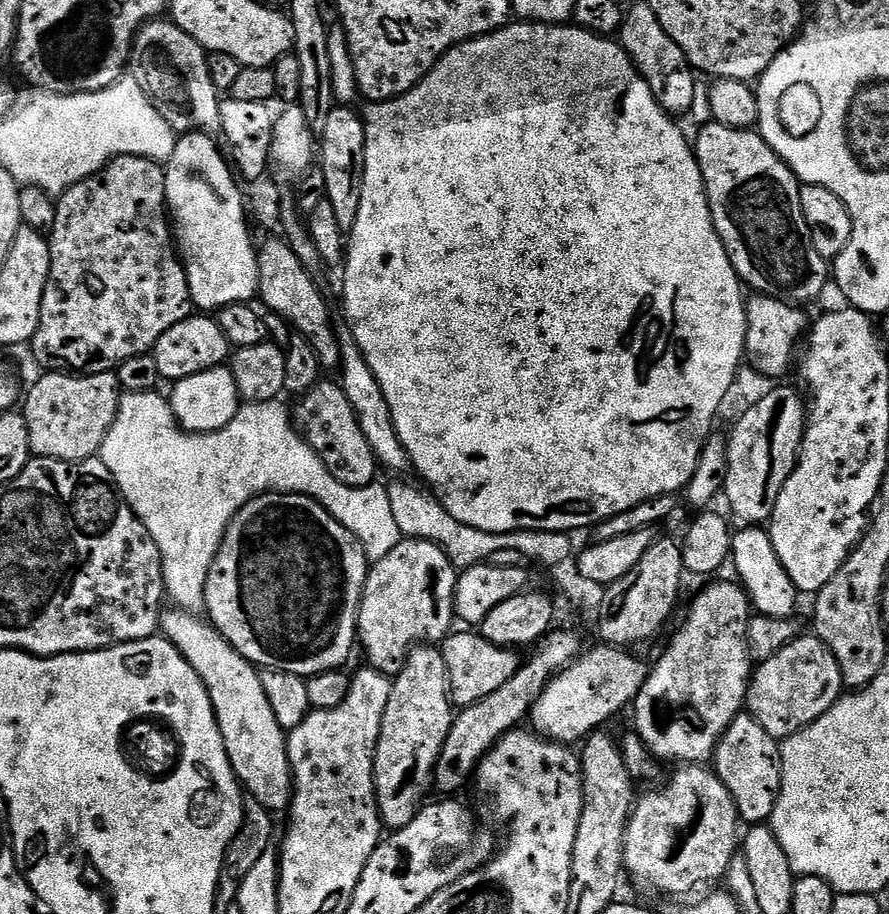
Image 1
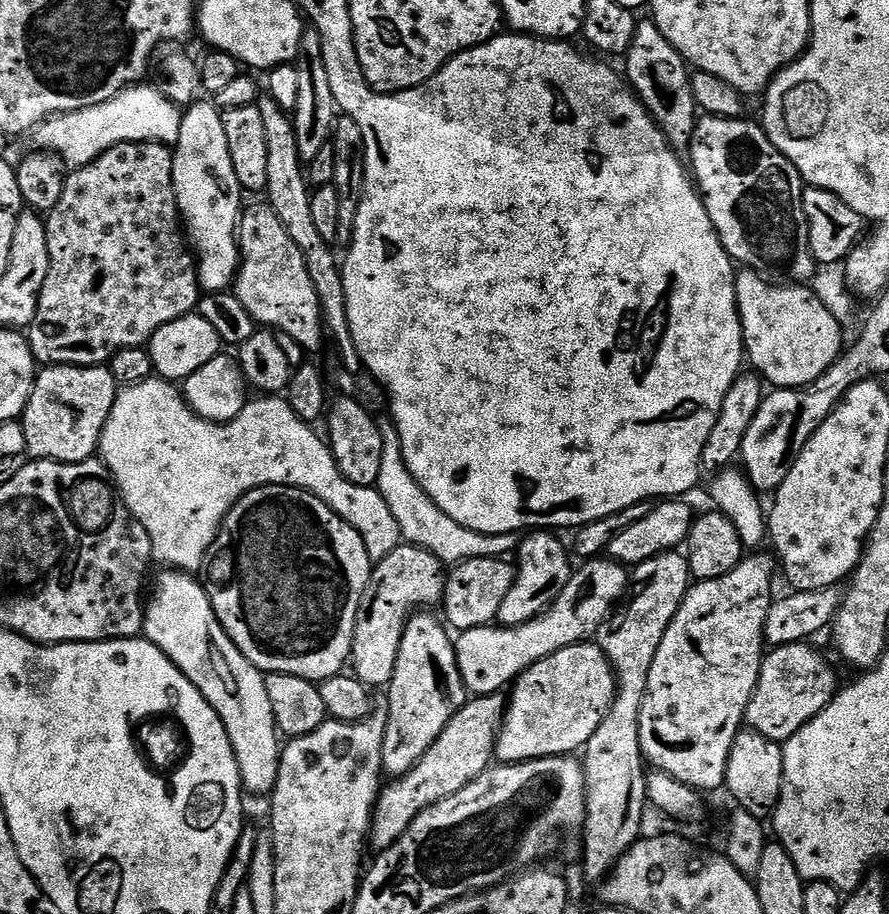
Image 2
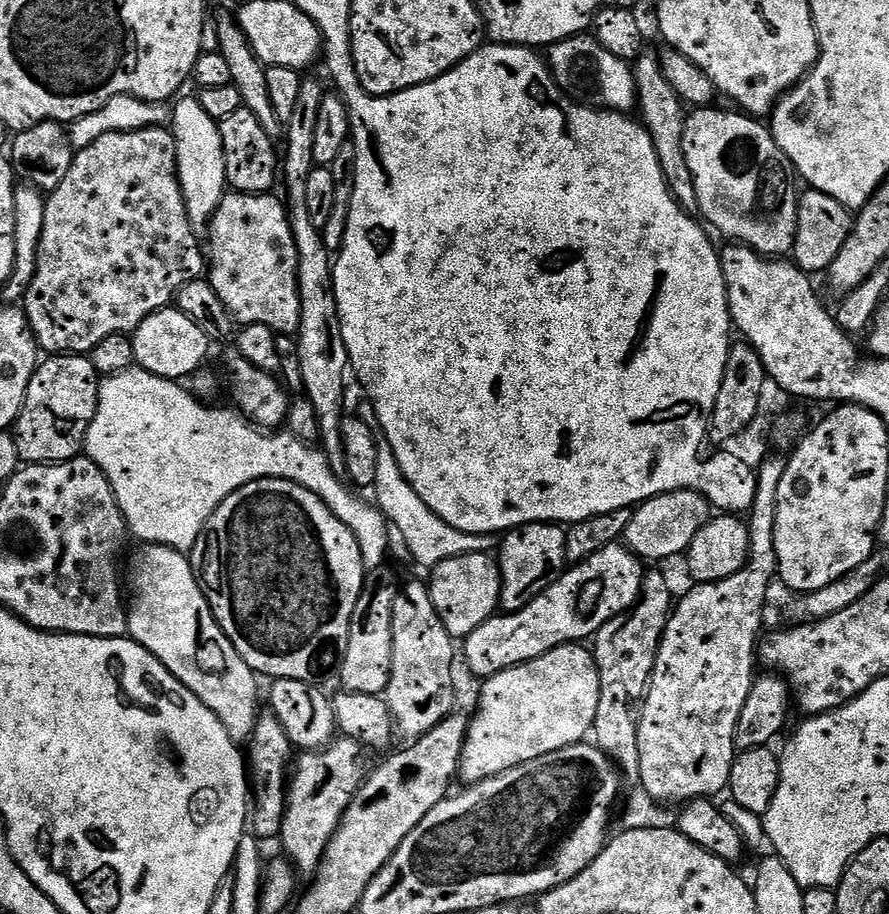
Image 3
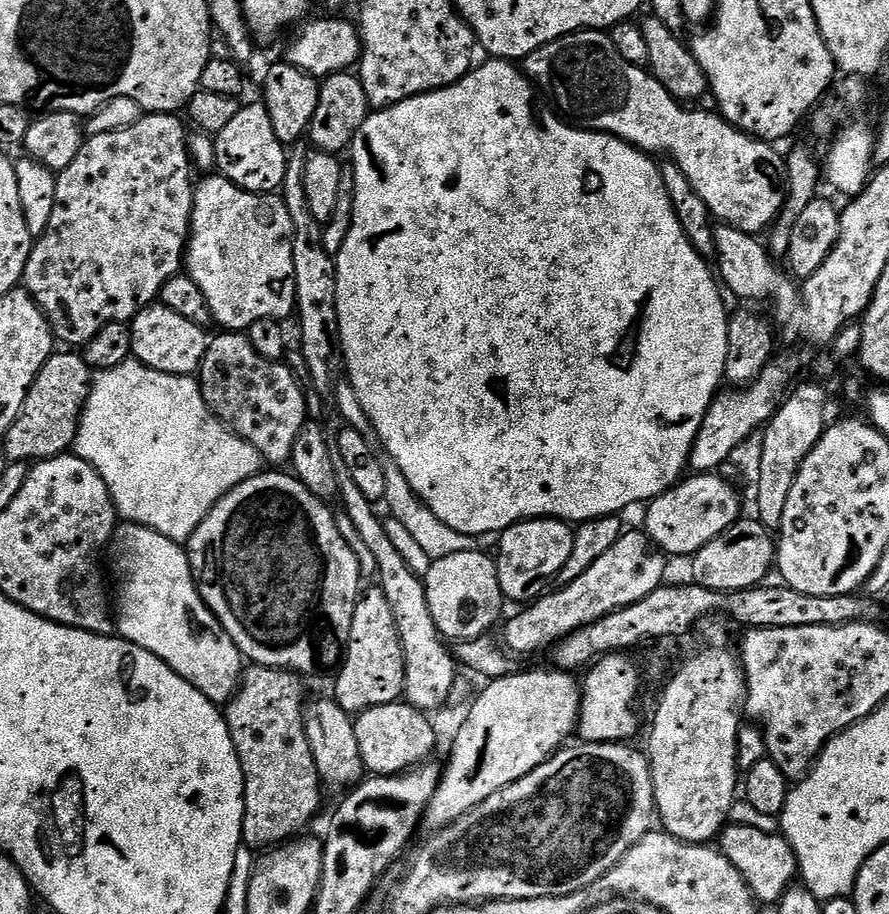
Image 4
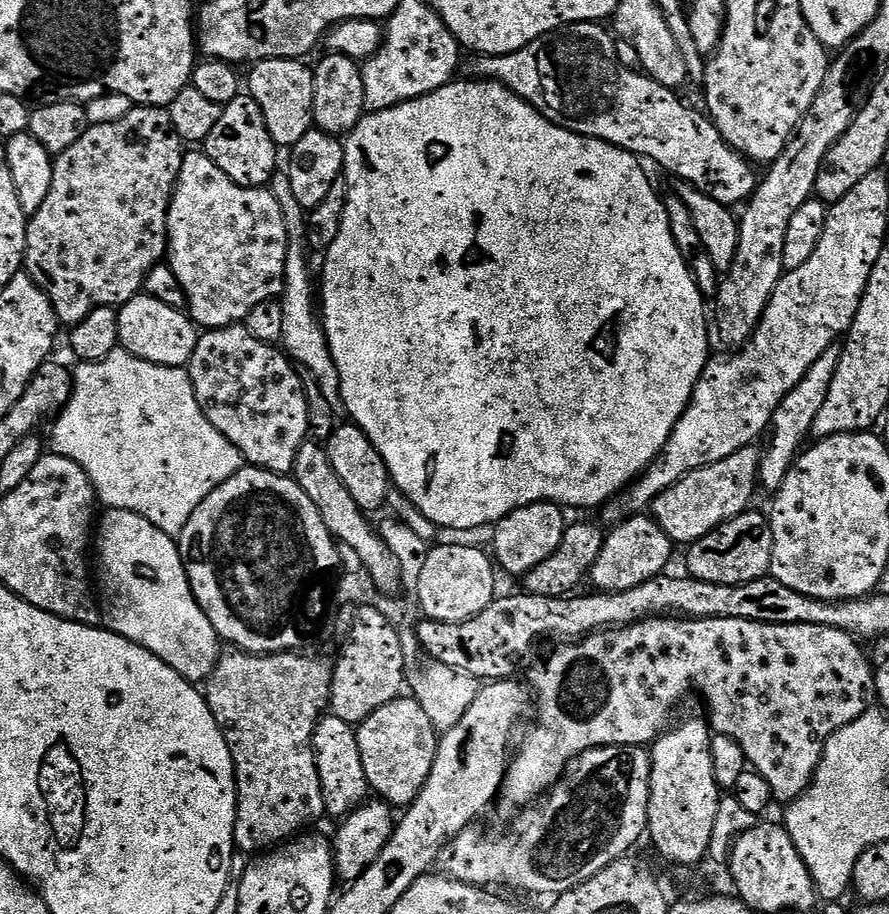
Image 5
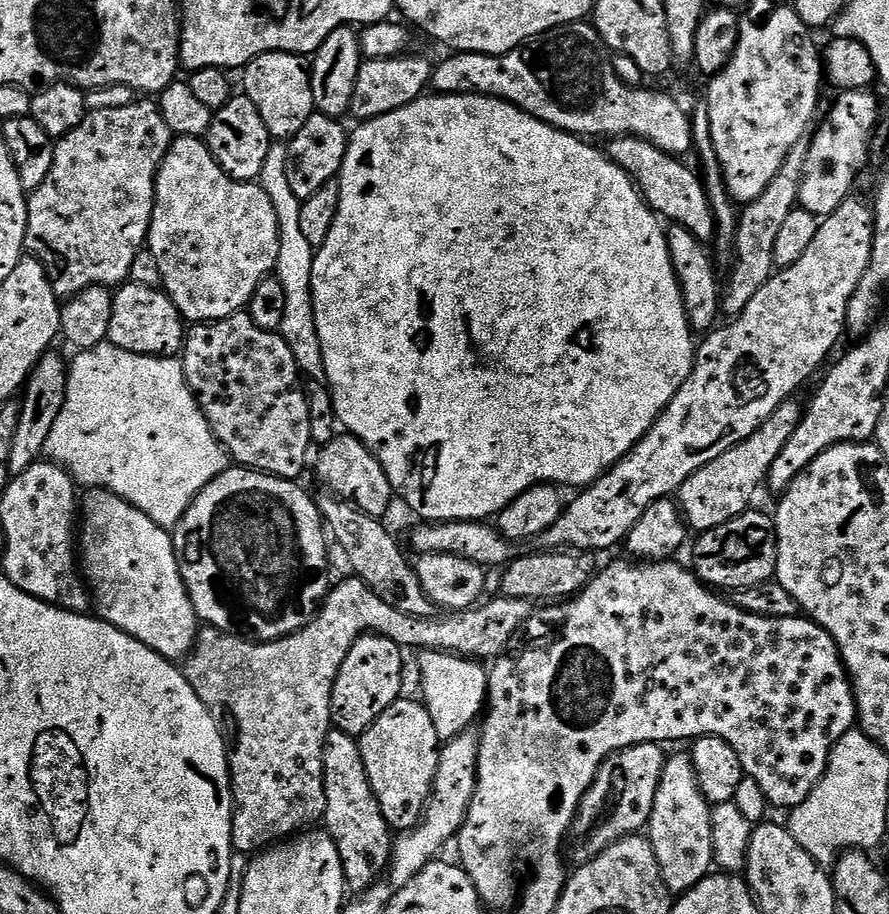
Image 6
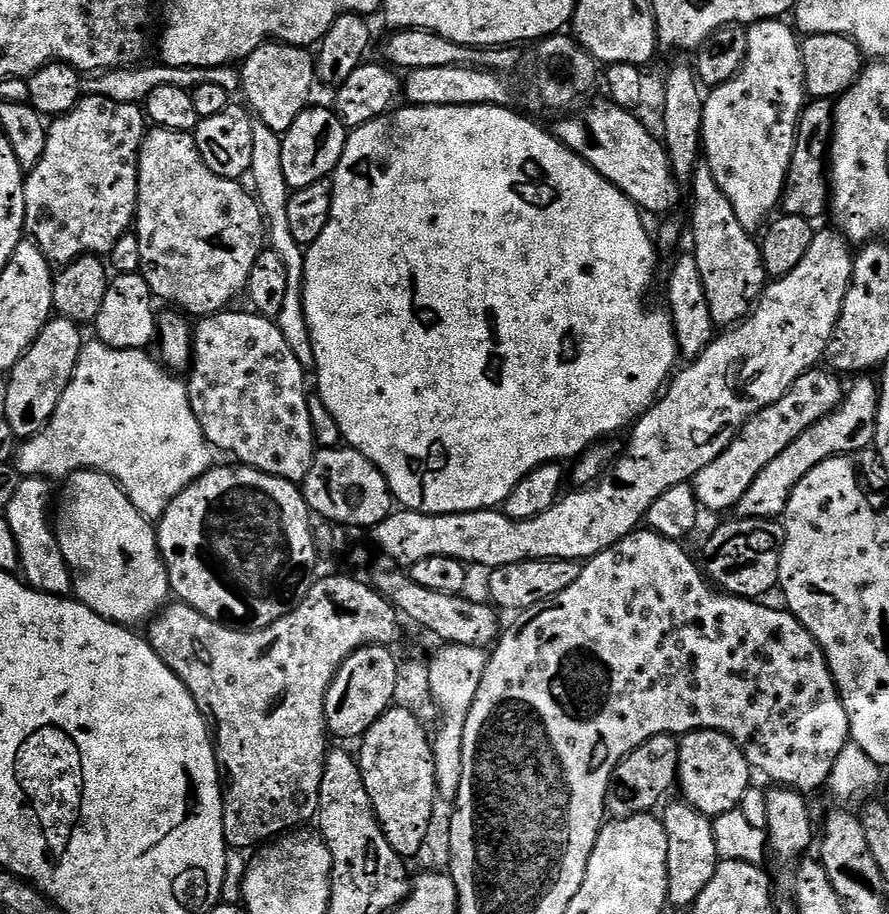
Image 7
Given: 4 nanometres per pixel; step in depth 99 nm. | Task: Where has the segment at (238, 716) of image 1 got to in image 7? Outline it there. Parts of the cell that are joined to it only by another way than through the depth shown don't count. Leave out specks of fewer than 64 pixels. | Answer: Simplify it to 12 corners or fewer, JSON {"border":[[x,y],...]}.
{"border":[[113,476],[63,484],[75,599],[147,625],[172,591],[156,528]]}

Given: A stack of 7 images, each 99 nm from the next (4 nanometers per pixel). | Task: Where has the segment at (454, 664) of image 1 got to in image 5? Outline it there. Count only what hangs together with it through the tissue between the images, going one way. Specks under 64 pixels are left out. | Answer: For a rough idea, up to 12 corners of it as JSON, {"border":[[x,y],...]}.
{"border":[[648,514],[621,519],[592,567],[602,592],[661,575],[672,540]]}

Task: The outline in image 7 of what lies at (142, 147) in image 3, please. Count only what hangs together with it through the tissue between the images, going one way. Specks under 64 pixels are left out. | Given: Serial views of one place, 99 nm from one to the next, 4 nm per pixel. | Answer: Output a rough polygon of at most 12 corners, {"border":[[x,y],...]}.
{"border":[[85,95],[48,124],[24,231],[53,266],[133,227],[146,113]]}

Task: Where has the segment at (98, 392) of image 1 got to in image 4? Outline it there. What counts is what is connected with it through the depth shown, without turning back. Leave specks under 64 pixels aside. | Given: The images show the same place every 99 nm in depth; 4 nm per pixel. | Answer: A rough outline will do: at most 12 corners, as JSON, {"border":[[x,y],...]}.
{"border":[[56,350],[2,437],[12,462],[73,447],[93,369]]}

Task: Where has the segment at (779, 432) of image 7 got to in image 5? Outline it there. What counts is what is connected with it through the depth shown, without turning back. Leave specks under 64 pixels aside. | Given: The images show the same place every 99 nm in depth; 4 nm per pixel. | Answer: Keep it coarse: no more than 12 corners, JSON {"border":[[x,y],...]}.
{"border":[[749,446],[652,501],[673,545],[749,511],[761,455]]}

